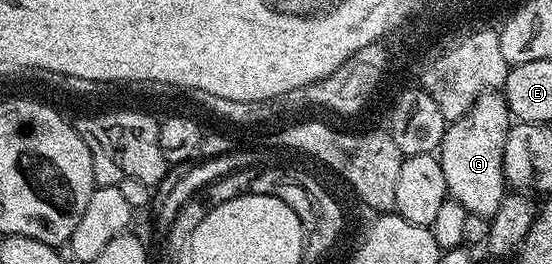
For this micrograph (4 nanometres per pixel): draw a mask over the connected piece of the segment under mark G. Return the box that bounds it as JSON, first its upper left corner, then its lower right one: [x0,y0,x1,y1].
[437,91,512,215]

